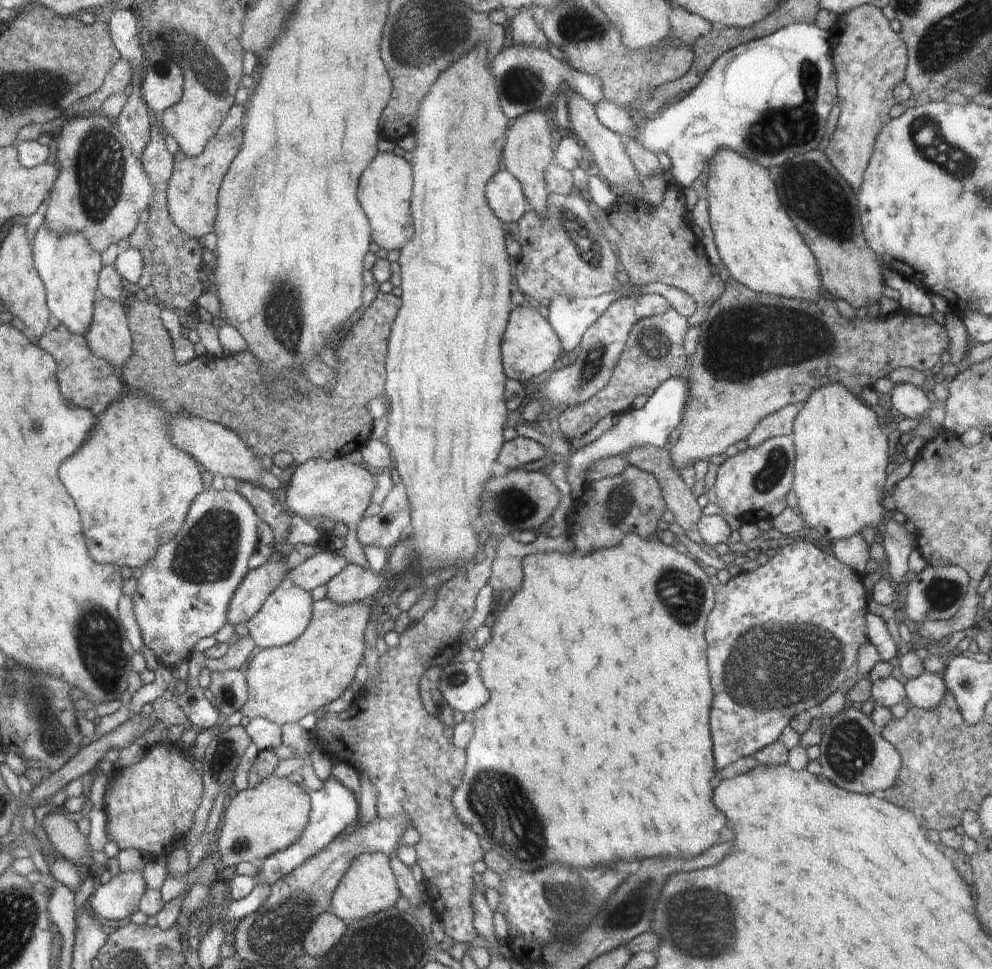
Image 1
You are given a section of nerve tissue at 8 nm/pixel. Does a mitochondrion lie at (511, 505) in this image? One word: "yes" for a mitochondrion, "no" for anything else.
yes

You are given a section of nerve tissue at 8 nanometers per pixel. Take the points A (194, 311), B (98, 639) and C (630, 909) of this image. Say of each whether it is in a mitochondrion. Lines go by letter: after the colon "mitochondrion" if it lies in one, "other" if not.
A: other
B: mitochondrion
C: mitochondrion

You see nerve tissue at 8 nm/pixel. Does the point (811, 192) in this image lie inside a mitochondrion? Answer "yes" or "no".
yes

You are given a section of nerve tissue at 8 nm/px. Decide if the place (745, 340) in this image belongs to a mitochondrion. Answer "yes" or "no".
yes

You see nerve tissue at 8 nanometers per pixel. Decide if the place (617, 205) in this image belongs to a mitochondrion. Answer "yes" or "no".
no

